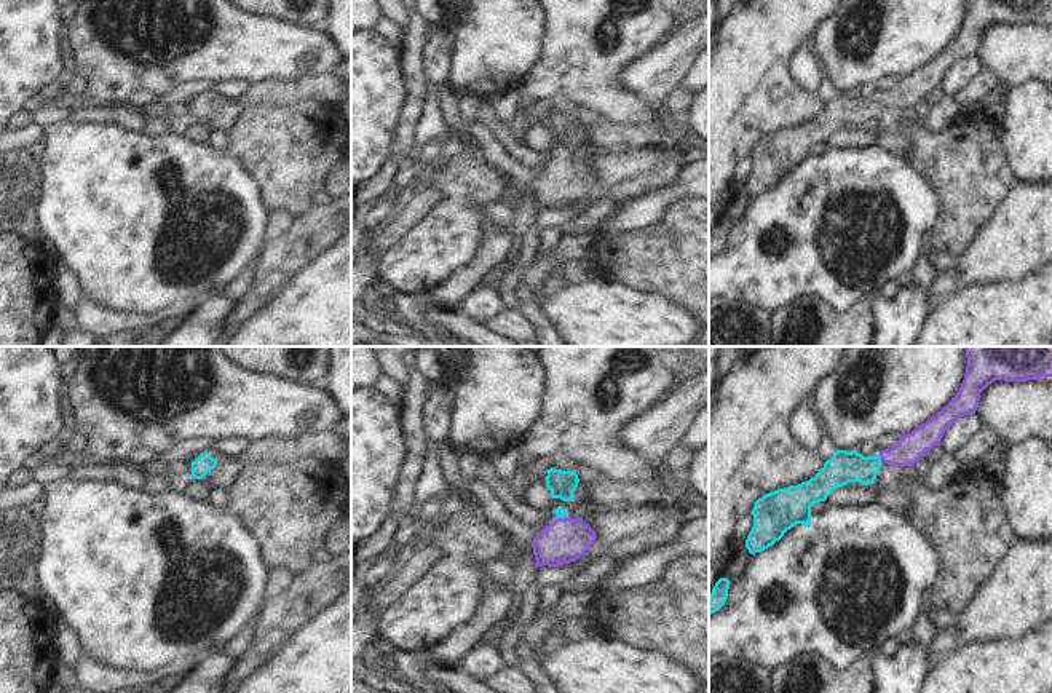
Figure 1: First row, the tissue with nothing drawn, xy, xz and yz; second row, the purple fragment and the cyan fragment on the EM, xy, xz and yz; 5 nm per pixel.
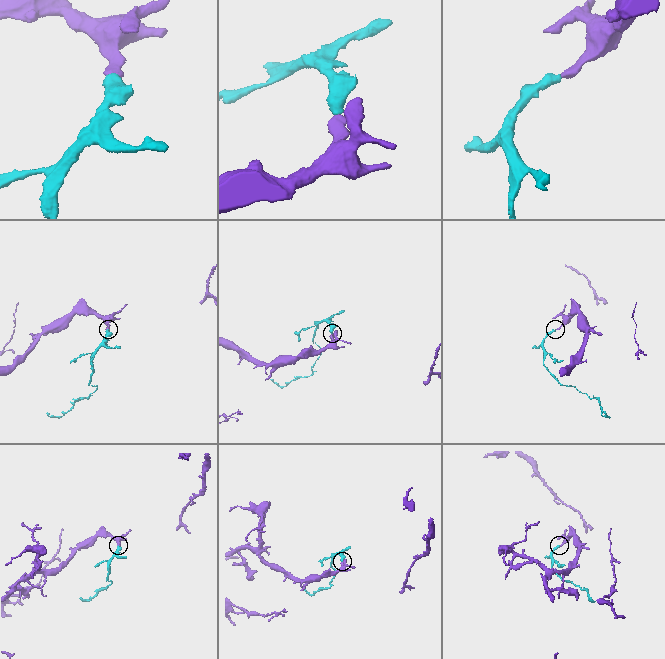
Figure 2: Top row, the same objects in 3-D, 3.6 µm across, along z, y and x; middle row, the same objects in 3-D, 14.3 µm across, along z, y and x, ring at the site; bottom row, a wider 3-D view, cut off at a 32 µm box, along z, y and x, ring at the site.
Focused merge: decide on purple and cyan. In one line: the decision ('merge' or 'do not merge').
merge

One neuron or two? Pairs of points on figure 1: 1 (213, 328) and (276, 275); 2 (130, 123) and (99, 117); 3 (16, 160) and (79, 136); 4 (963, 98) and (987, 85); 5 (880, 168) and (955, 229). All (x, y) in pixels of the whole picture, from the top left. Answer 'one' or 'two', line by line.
1: two
2: one
3: two
4: one
5: two

